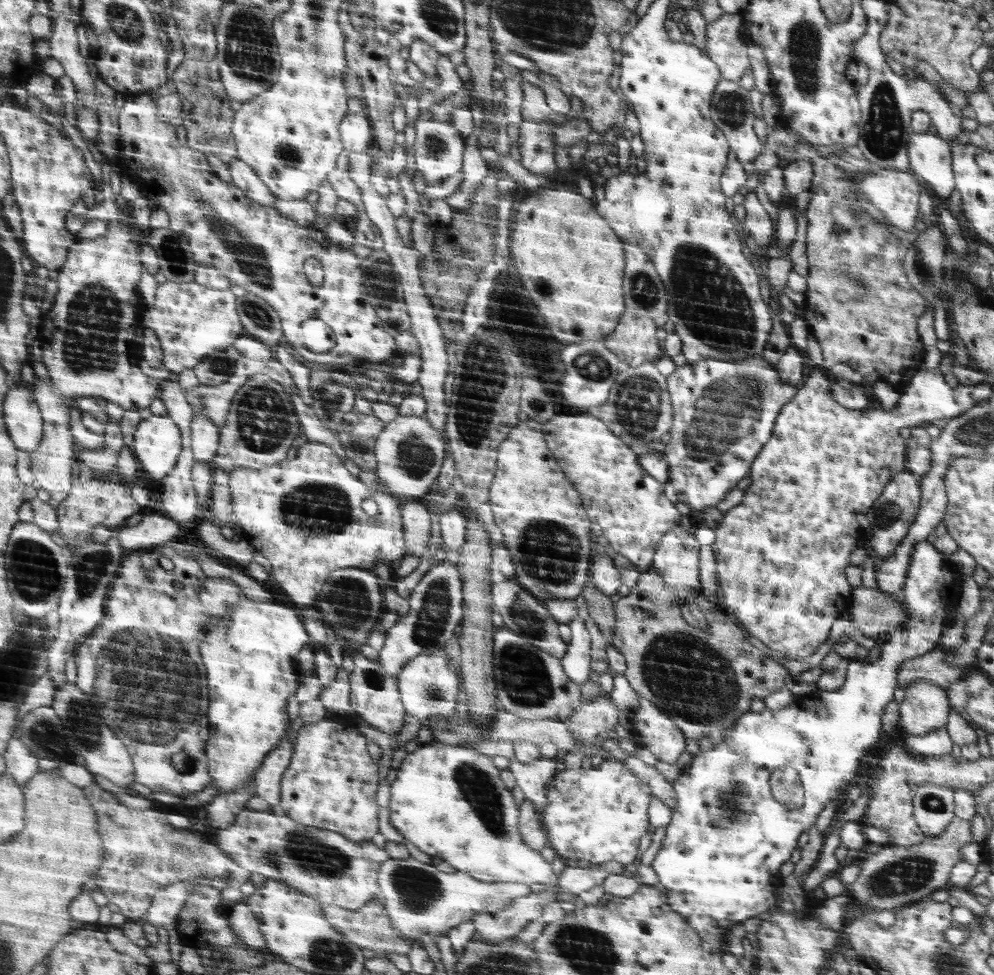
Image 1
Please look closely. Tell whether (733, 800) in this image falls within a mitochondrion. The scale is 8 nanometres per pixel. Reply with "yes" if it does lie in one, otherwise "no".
yes

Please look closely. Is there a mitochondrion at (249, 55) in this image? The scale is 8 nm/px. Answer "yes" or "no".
yes

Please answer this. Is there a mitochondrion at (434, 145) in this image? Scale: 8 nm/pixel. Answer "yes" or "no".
yes

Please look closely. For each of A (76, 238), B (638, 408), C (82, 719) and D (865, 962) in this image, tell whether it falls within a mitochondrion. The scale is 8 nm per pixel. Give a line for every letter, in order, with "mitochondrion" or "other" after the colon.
A: other
B: mitochondrion
C: mitochondrion
D: other

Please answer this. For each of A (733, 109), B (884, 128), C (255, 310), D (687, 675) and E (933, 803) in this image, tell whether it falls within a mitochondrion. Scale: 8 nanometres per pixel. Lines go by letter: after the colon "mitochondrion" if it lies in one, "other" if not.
A: mitochondrion
B: mitochondrion
C: mitochondrion
D: mitochondrion
E: mitochondrion

